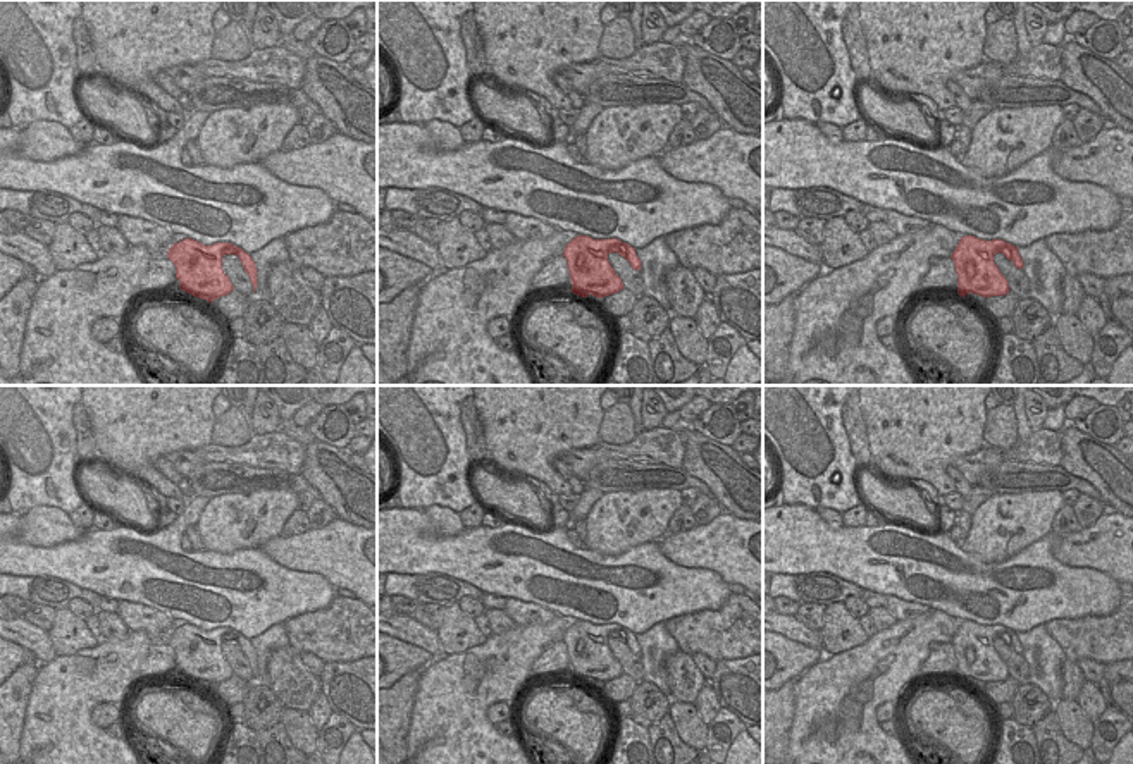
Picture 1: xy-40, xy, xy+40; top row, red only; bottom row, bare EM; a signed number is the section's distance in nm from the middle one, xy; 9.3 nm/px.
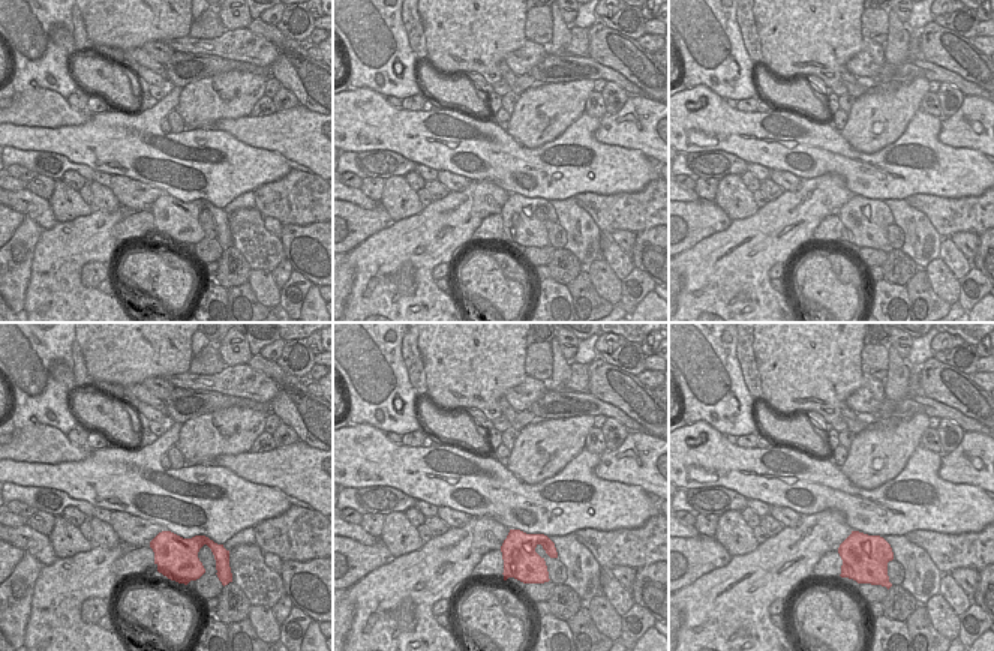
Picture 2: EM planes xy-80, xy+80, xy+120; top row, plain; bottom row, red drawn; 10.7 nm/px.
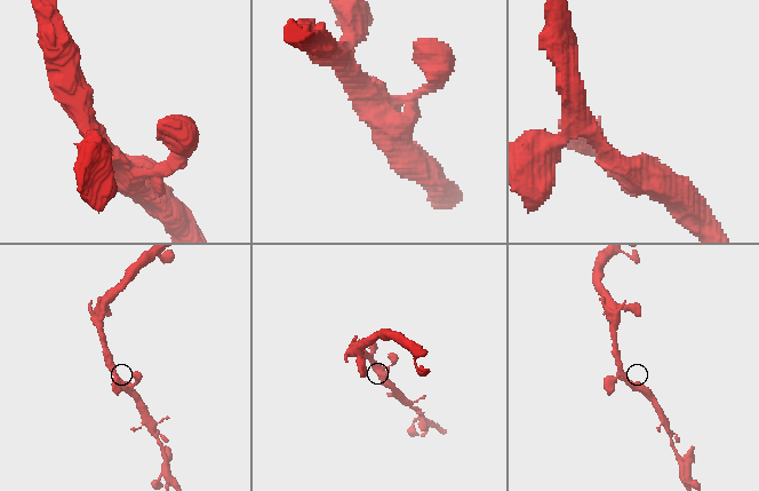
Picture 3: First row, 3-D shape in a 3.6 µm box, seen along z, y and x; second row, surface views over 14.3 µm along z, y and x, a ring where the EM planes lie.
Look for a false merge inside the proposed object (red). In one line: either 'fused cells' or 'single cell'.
single cell

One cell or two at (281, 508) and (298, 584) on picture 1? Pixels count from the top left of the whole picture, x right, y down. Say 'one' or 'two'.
two

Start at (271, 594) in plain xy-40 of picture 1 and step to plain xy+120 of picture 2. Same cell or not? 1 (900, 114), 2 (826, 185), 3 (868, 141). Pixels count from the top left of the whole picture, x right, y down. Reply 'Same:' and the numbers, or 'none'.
Same: none

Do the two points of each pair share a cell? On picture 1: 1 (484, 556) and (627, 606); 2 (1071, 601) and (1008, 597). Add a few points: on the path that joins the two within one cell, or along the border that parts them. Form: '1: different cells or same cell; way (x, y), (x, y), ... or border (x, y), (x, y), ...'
1: same cell; way (520, 563), (543, 566), (565, 580), (591, 584)
2: same cell; way (1056, 596), (1023, 596)

